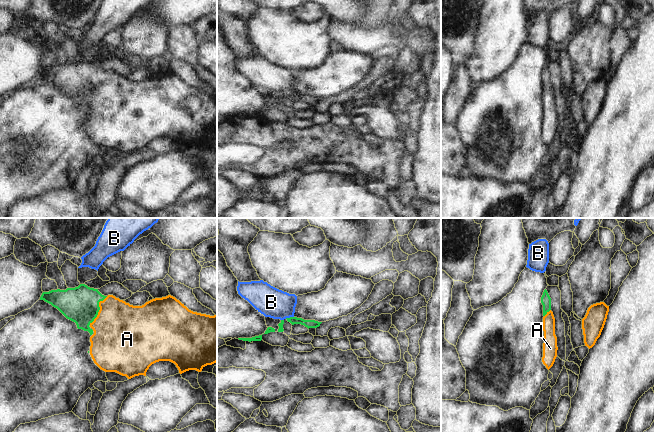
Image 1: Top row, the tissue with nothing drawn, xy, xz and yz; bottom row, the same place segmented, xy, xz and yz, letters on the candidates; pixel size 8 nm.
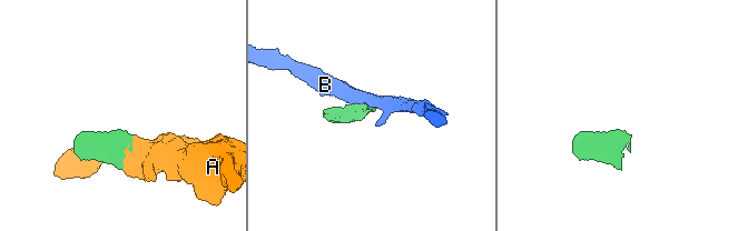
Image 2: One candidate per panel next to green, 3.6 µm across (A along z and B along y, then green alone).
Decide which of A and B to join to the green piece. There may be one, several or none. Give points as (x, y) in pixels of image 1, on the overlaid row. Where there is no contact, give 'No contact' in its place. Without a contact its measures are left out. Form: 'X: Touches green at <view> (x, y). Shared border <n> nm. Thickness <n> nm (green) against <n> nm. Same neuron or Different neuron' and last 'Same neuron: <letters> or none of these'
A: Touches green at xy (99, 309). Shared border 280 nm. Thickness 280 nm (green) against 440 nm. Same neuron
B: Touches green at xz (290, 317). Shared border 70 nm. Thickness 60 nm (green) against 240 nm. Different neuron
Same neuron: A

